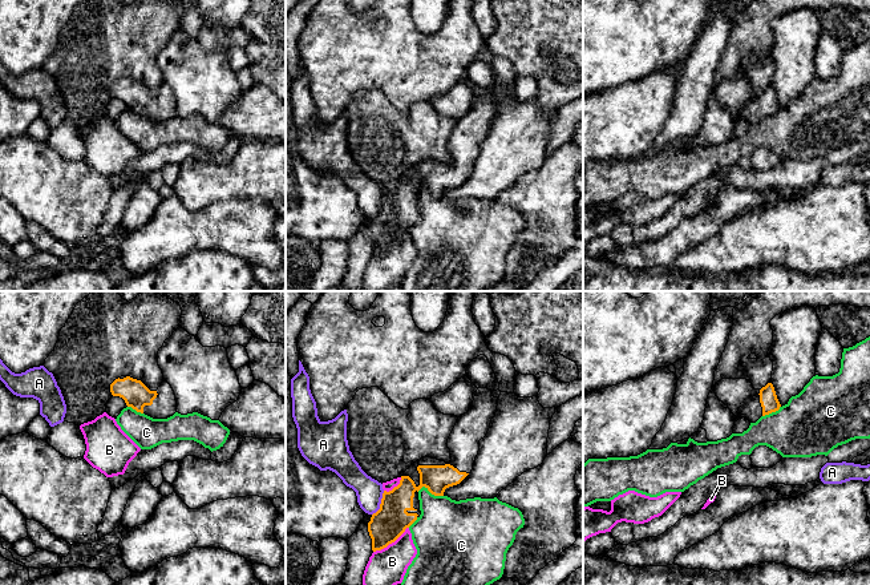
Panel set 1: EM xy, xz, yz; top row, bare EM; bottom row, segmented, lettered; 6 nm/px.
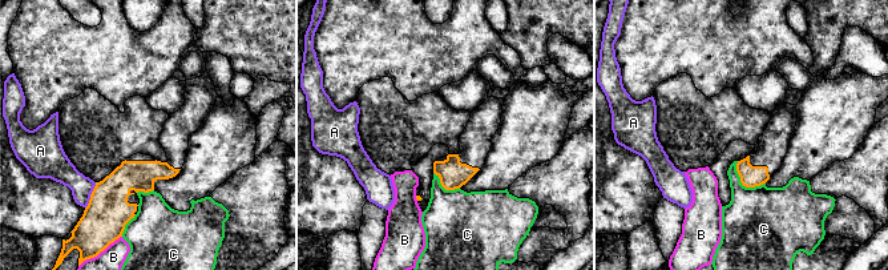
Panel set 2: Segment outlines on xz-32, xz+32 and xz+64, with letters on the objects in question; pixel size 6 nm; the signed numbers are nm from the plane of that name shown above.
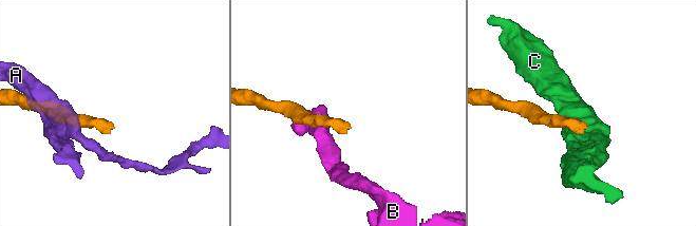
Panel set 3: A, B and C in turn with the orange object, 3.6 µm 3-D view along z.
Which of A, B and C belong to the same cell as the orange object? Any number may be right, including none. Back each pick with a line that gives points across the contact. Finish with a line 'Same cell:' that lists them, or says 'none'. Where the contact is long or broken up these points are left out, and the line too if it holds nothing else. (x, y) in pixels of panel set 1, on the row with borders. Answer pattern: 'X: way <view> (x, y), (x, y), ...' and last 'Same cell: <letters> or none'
Same cell: none

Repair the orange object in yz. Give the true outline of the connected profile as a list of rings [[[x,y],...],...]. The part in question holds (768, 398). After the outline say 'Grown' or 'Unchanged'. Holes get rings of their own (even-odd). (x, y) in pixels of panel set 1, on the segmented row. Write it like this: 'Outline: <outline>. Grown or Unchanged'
Outline: [[[721,379],[715,386],[715,394],[737,417],[756,423],[761,416],[780,410],[774,387],[768,383],[761,390],[754,390],[746,379]]]. Grown

